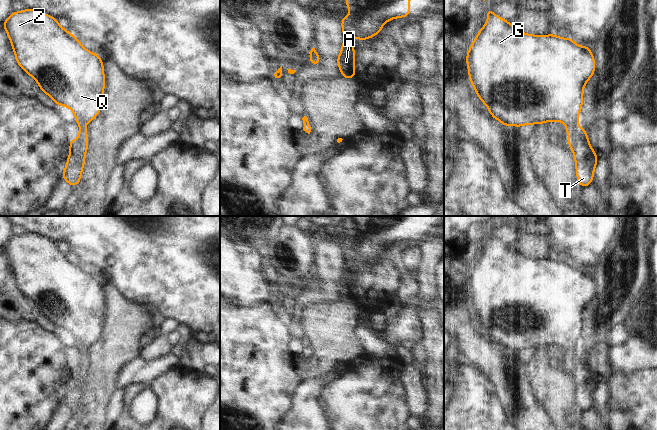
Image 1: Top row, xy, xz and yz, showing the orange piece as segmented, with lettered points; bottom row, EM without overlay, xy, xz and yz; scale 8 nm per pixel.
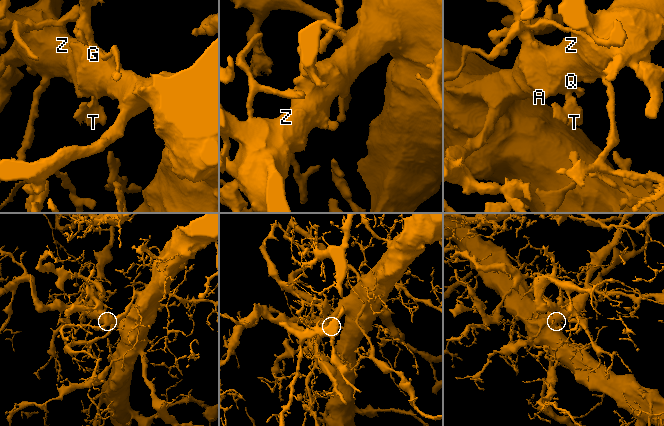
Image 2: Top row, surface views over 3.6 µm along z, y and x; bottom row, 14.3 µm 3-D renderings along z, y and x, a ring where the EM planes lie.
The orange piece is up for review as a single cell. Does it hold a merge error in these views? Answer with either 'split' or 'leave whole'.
leave whole

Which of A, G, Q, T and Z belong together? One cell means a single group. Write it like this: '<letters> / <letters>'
A G Q T Z

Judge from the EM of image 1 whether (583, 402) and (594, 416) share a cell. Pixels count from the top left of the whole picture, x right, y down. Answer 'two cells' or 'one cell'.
two cells

